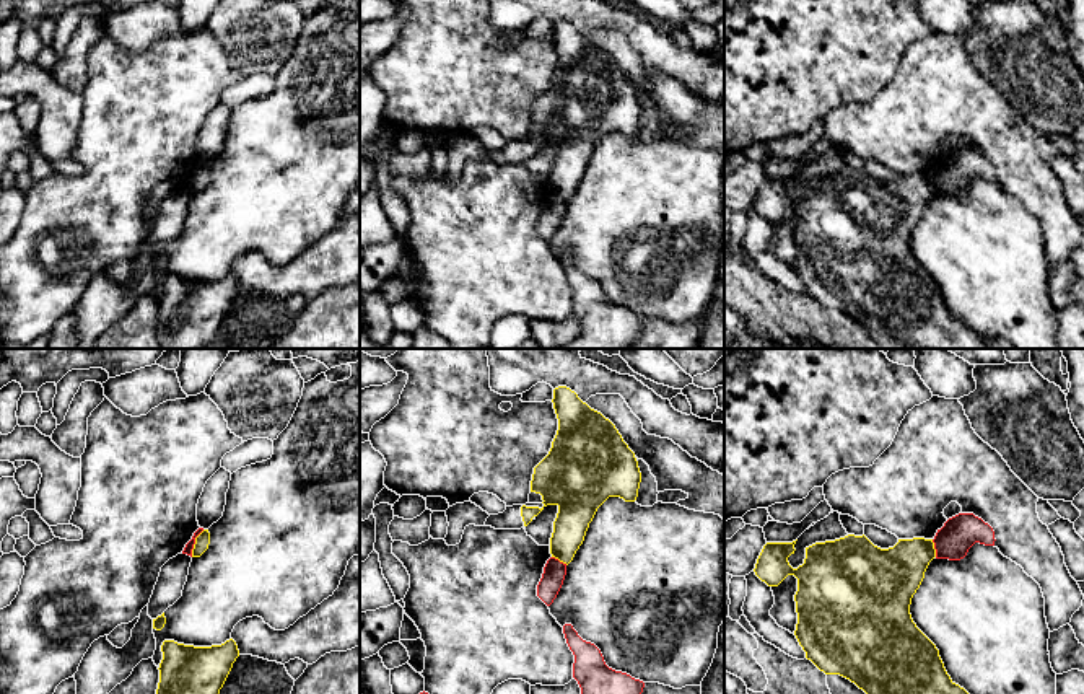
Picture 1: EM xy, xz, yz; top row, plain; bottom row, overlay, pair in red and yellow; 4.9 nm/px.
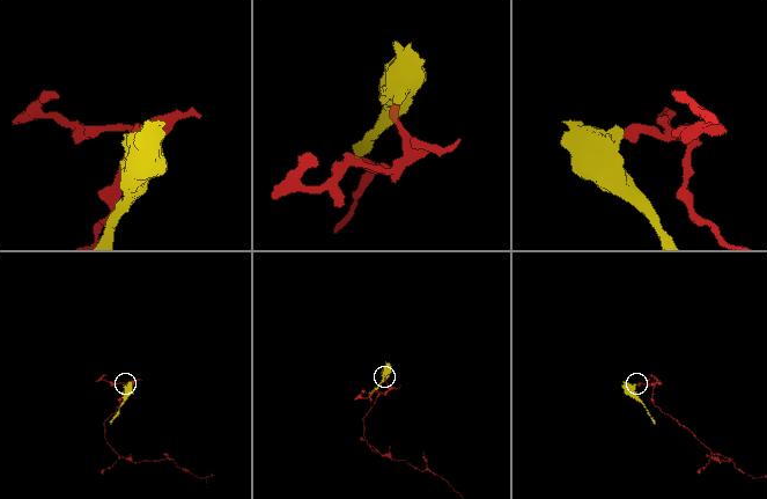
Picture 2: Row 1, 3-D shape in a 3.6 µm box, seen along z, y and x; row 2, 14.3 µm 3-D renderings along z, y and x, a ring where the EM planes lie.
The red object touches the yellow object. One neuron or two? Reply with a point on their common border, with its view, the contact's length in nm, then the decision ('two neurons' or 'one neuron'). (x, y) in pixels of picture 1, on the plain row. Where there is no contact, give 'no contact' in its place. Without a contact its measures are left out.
xy (194, 178) | 150 nm | two neurons

